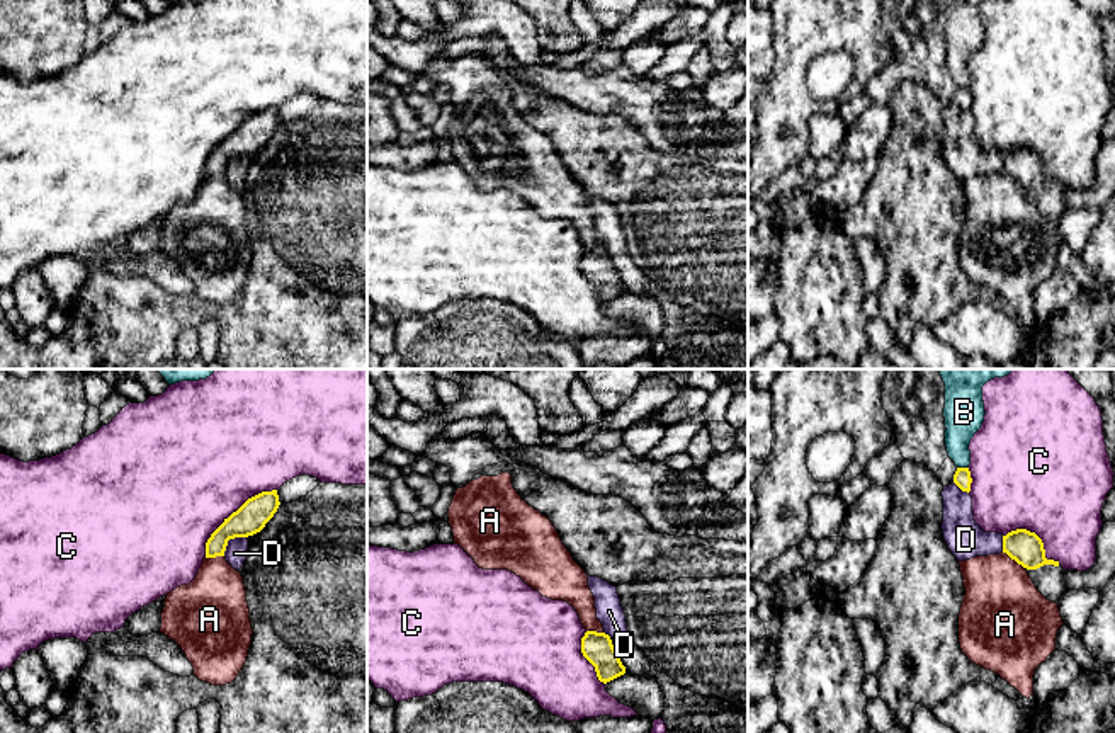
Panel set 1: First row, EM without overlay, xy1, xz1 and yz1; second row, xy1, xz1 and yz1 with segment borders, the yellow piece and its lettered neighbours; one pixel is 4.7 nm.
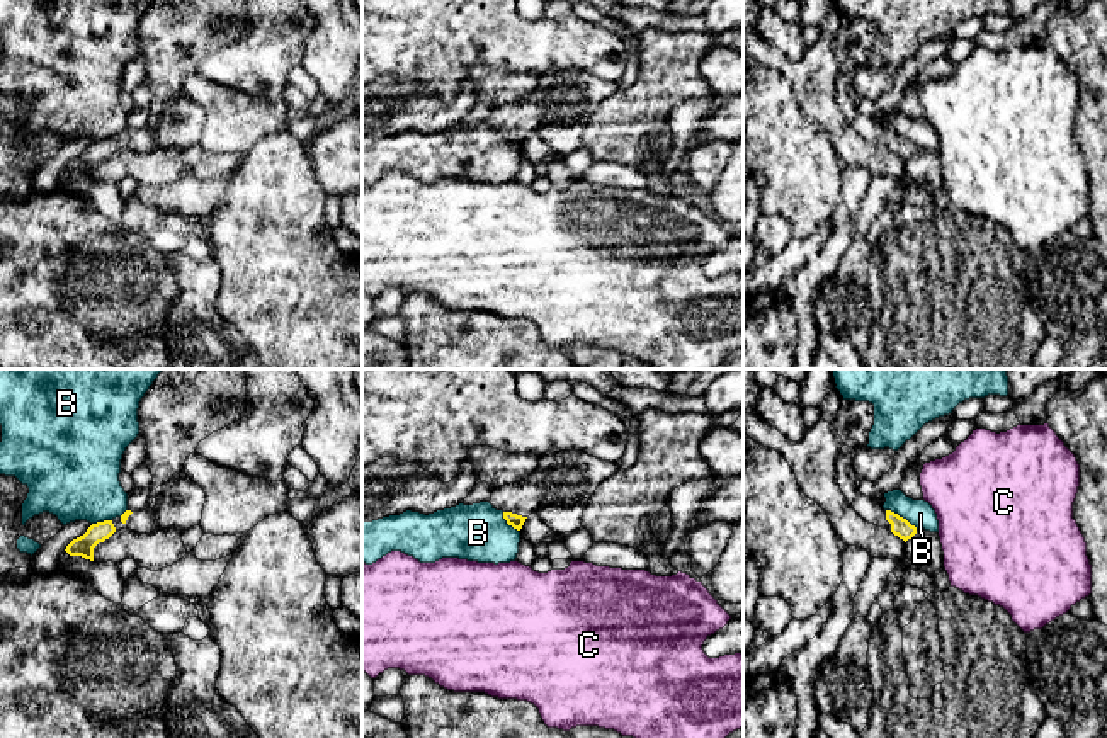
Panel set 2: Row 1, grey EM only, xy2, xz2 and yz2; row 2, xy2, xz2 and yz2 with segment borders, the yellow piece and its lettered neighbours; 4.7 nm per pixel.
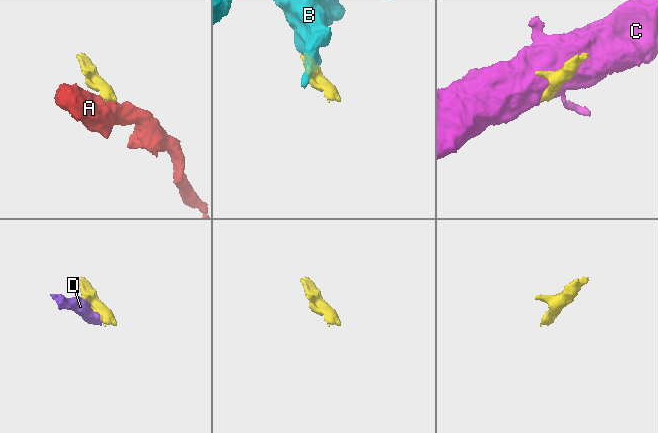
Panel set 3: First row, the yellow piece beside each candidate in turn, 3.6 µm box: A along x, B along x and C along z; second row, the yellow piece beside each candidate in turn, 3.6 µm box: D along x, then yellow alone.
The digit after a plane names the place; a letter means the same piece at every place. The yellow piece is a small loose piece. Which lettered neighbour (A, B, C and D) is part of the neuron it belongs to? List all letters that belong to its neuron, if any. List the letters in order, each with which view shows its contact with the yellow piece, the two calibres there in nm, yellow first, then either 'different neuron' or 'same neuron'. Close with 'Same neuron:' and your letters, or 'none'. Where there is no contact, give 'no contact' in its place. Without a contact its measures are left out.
A: contact in yz1; calibres 160 and 380 nm; different neuron
B: contact in yz2; calibres 90 and 130 nm; different neuron
C: contact in xy1; calibres 150 and 500 nm; different neuron
D: contact in xy1; calibres 150 and 100 nm; different neuron
Same neuron: none

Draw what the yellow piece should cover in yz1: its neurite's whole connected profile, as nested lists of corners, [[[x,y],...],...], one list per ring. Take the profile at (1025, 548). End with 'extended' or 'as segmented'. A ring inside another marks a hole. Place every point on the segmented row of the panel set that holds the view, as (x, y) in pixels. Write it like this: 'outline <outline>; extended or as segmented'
outline [[[1016,529],[1003,536],[1003,553],[1022,565],[1039,592],[1050,602],[1067,590],[1064,582],[1066,570],[1059,561],[1047,560],[1042,539],[1027,529]]]; extended

